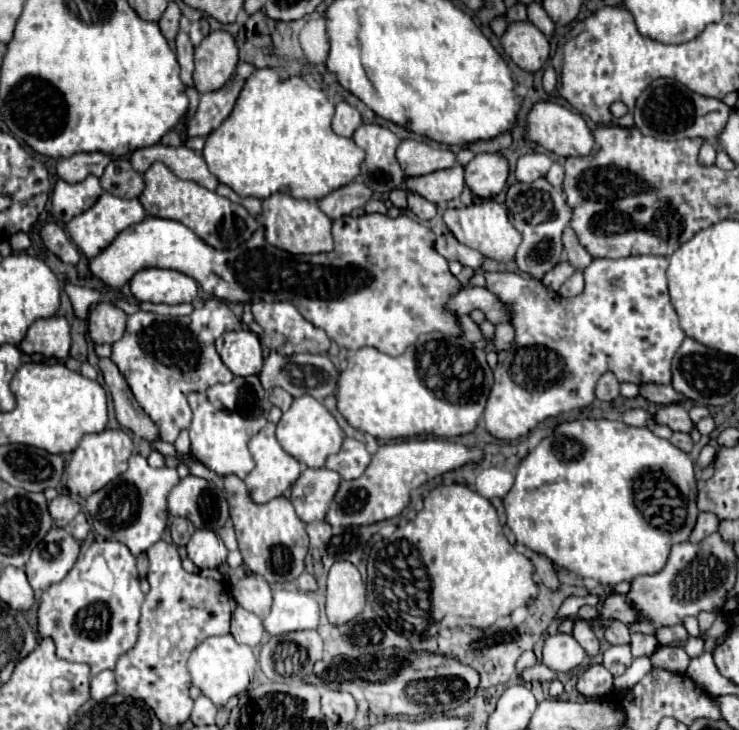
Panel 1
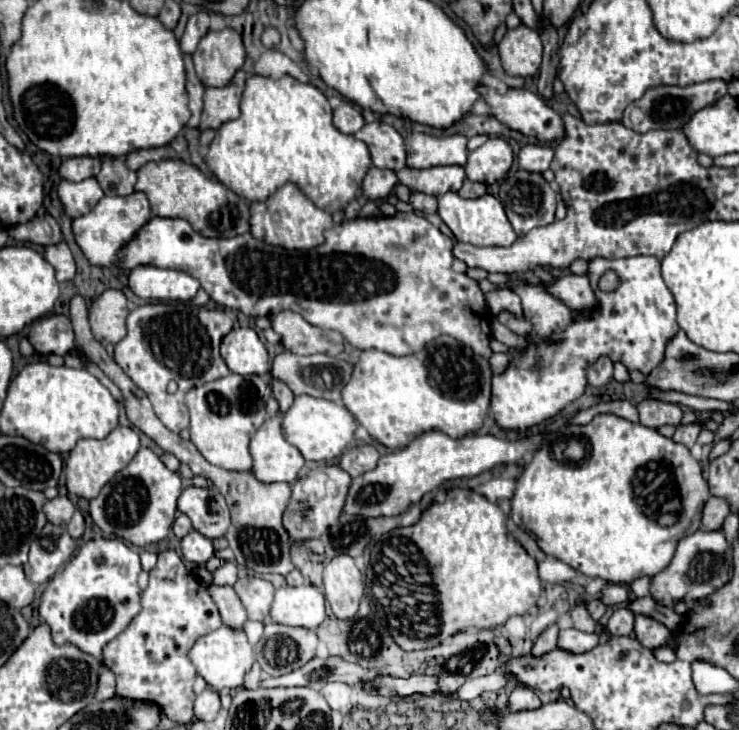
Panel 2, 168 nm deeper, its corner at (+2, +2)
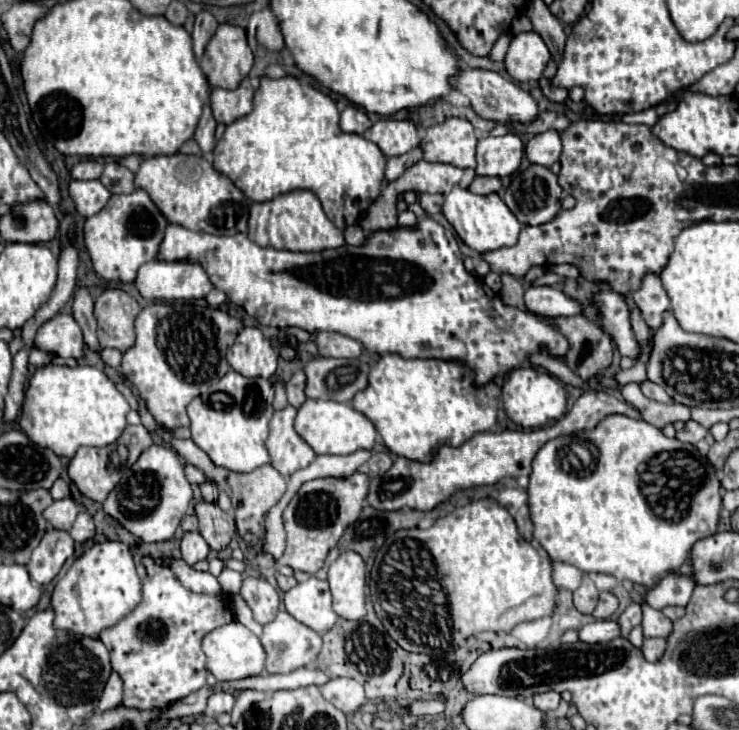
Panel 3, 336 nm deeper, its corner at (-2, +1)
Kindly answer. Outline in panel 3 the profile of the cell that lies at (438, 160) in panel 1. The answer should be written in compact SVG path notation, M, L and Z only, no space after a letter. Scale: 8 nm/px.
M450 117L444 123L430 127L420 145L426 161L450 163L466 169L476 165L476 143L478 139L470 121Z

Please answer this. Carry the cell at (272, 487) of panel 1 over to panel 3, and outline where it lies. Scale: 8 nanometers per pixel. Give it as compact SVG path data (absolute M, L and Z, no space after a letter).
M286 407L276 411L270 419L270 437L266 447L272 457L272 467L278 469L284 477L290 477L294 471L304 469L316 459L314 449L294 429L296 413L298 409Z

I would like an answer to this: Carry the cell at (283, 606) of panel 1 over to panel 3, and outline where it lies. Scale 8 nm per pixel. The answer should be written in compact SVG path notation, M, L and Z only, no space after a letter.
M310 577L304 583L298 583L294 589L284 593L286 611L308 625L316 633L326 633L336 623L338 615L332 609L332 595L328 581Z

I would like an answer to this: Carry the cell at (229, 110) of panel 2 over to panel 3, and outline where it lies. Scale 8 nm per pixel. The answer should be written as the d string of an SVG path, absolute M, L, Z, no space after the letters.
M244 79L238 89L212 89L210 95L210 105L214 119L218 123L230 125L236 119L248 115L252 111L252 97L254 97L254 87L250 85L250 79Z

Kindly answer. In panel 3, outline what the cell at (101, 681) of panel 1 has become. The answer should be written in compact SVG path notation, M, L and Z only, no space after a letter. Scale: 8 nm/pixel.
M112 673L108 683L106 683L106 687L104 687L104 693L100 697L98 709L104 711L104 709L112 709L114 705L120 705L122 703L122 693L124 693L122 679L118 677L118 673Z

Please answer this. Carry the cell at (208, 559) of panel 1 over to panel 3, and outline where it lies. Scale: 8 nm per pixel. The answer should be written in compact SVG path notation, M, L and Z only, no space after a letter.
M194 531L194 533L184 533L184 537L180 541L180 553L188 565L194 565L196 561L202 561L208 557L210 547L204 541L204 537Z

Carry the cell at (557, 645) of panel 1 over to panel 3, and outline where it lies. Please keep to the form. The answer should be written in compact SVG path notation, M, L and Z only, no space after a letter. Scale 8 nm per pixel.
M616 619L592 621L580 629L580 641L584 643L606 643L620 637L620 625Z

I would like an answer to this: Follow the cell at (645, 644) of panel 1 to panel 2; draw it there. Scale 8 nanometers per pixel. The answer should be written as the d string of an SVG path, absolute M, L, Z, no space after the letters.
M638 616L636 618L636 624L634 624L634 632L636 632L636 638L642 646L654 650L658 648L662 642L666 642L672 634L668 628L662 628L662 624L658 624L656 620L650 620L646 616Z

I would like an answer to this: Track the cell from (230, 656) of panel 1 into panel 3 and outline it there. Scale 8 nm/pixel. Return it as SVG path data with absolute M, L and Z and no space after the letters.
M232 621L228 625L222 625L214 631L210 631L202 641L202 649L206 653L206 667L218 681L244 679L244 677L260 675L264 671L266 651L260 643L260 639L238 621Z

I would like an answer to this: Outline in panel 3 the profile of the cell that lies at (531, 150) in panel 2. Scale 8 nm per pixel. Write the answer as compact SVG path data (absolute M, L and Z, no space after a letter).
M558 131L538 133L526 145L526 157L530 159L530 163L538 163L546 167L556 163L560 153L562 153L562 141Z

